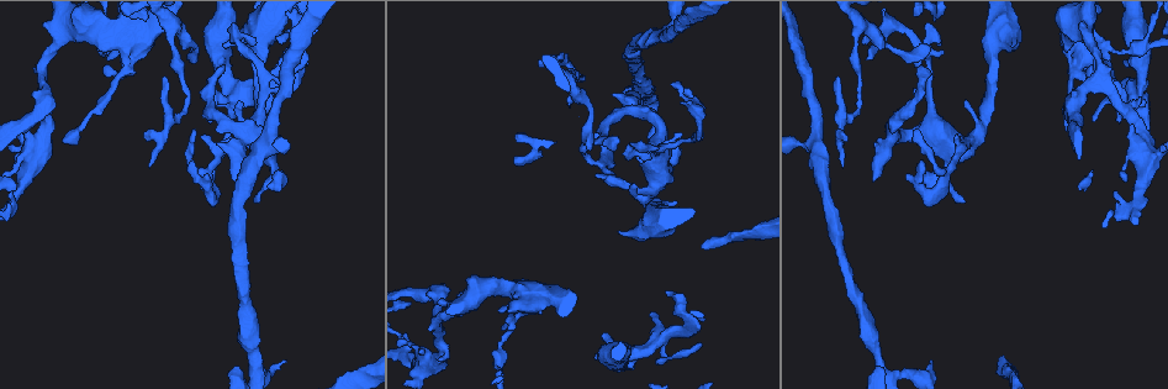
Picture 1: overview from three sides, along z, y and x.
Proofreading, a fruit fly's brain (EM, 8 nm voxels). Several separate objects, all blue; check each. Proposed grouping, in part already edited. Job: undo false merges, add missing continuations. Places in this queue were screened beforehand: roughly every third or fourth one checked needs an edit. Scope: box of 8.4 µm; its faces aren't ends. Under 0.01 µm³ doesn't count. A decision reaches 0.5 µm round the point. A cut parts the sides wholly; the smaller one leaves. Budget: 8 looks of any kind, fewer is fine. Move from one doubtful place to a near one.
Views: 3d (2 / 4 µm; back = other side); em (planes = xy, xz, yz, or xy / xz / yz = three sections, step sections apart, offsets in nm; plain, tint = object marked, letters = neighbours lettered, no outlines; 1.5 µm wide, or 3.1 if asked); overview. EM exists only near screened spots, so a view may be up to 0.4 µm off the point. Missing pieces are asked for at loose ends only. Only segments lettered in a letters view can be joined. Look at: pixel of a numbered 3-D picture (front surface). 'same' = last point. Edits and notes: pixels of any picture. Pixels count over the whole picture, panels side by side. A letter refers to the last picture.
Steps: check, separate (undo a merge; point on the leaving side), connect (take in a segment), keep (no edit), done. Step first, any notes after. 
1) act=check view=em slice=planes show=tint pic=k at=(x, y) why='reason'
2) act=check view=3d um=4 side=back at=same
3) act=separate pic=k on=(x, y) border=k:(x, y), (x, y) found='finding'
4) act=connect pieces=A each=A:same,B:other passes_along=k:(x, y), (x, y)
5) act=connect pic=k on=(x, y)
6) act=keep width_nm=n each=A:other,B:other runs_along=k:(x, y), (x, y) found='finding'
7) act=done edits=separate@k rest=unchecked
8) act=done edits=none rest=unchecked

act=check view=em slice=planes show=plain pic=1 at=(843, 134) why='thin end'

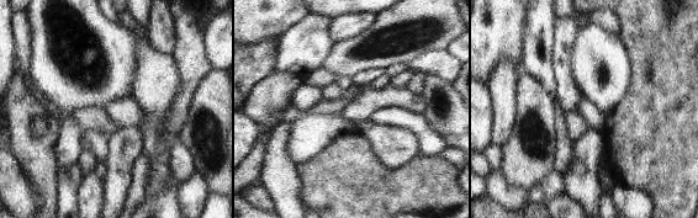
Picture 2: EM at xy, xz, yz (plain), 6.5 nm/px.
act=check view=em slice=planes show=letters at=same why='what lies round it'

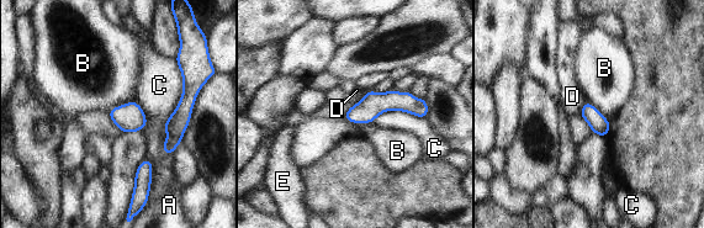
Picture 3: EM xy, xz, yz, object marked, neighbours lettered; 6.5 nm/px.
act=keep each=A:other,B:other,C:other,D:other,E:other border=3:(344, 116), (352, 122), (371, 123) found='no lettered segment goes on from it'

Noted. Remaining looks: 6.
act=check view=3d um=4 pic=1 at=(673, 146) why='thin neck'

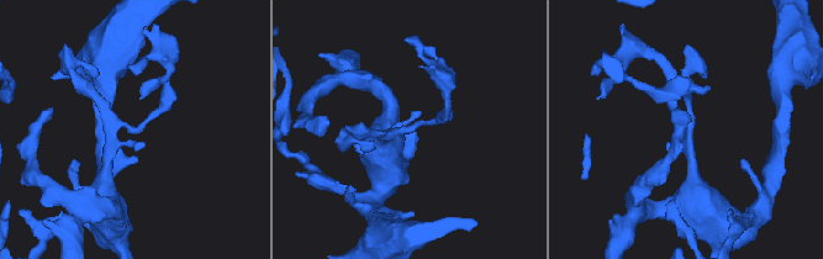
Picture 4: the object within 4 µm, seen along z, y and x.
act=check view=em slice=planes show=letters pic=4 at=(127, 130)

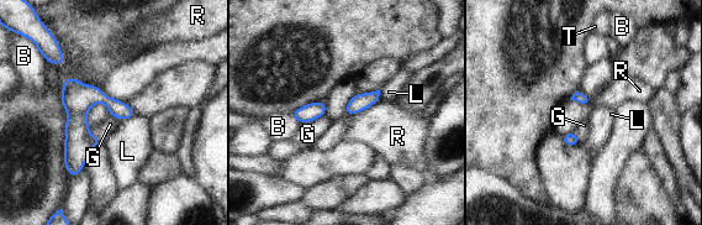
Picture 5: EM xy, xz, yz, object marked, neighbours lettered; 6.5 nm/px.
act=keep longest_contact=R:240nm each=B:other,G:other,L:other,R:other,T:other border=5:(135, 115), (127, 119), (117, 119) found='all the same cell'

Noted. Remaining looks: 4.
act=check view=3d um=2 pic=1 at=(929, 362) why='free end'

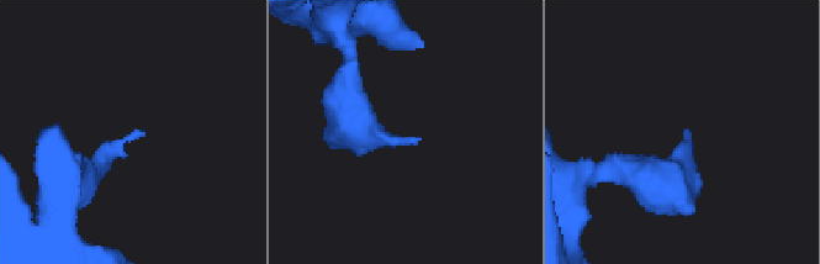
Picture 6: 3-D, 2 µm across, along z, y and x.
act=check view=em slice=yz step=4 show=letters pic=6 at=(684, 131)

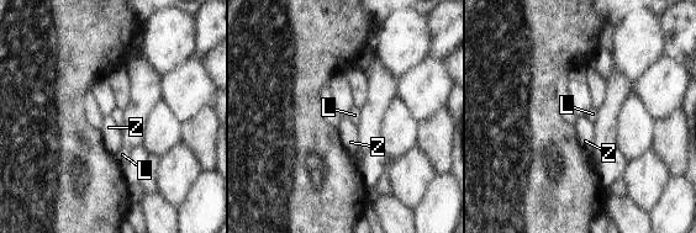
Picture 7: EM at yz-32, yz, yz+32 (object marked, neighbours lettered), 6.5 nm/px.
act=check view=em slice=planes show=letters at=same why='another direction'

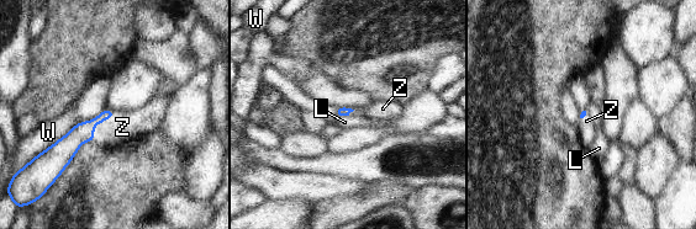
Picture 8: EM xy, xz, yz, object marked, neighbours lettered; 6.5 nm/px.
act=connect pic=8 on=(122, 127) each=L:other,W:other,Z:same passes_along=8:(68, 145), (99, 123), (122, 127) found='the cell continues'

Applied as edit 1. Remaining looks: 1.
act=done edits=connect@8 rest=unchecked

